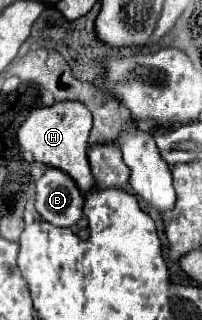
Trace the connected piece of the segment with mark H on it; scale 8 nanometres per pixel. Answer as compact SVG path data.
M57 102L49 108L37 108L29 114L29 118L21 124L17 142L19 146L31 154L37 162L43 162L45 166L53 166L63 170L73 178L77 188L81 192L89 192L97 186L89 160L87 160L87 138L91 130L91 112L79 104L79 102Z

